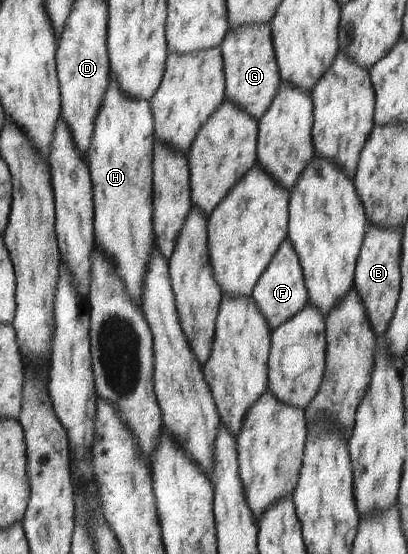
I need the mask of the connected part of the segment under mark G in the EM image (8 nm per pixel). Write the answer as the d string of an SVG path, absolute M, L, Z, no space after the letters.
M272 23L235 28L227 34L221 45L225 59L227 100L237 104L258 121L273 105L283 81L274 46Z

